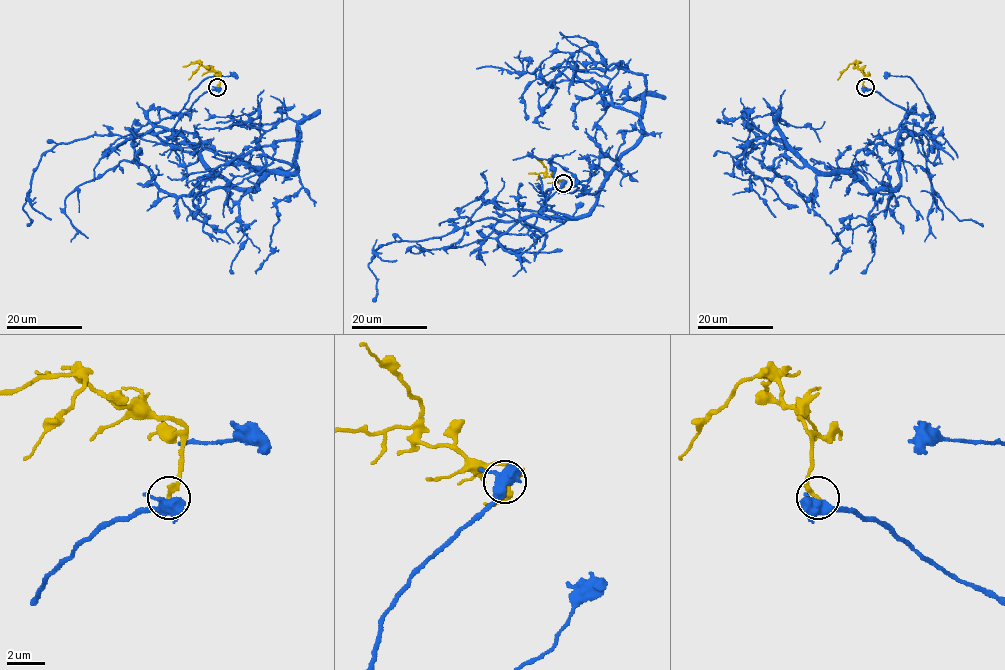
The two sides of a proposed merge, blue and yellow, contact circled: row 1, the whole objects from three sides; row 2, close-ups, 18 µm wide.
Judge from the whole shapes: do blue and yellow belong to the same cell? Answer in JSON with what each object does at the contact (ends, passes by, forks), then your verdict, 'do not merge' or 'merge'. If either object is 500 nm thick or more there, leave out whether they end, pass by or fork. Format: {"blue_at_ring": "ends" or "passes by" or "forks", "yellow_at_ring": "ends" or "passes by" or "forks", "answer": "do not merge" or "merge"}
{"answer": "do not merge"}

